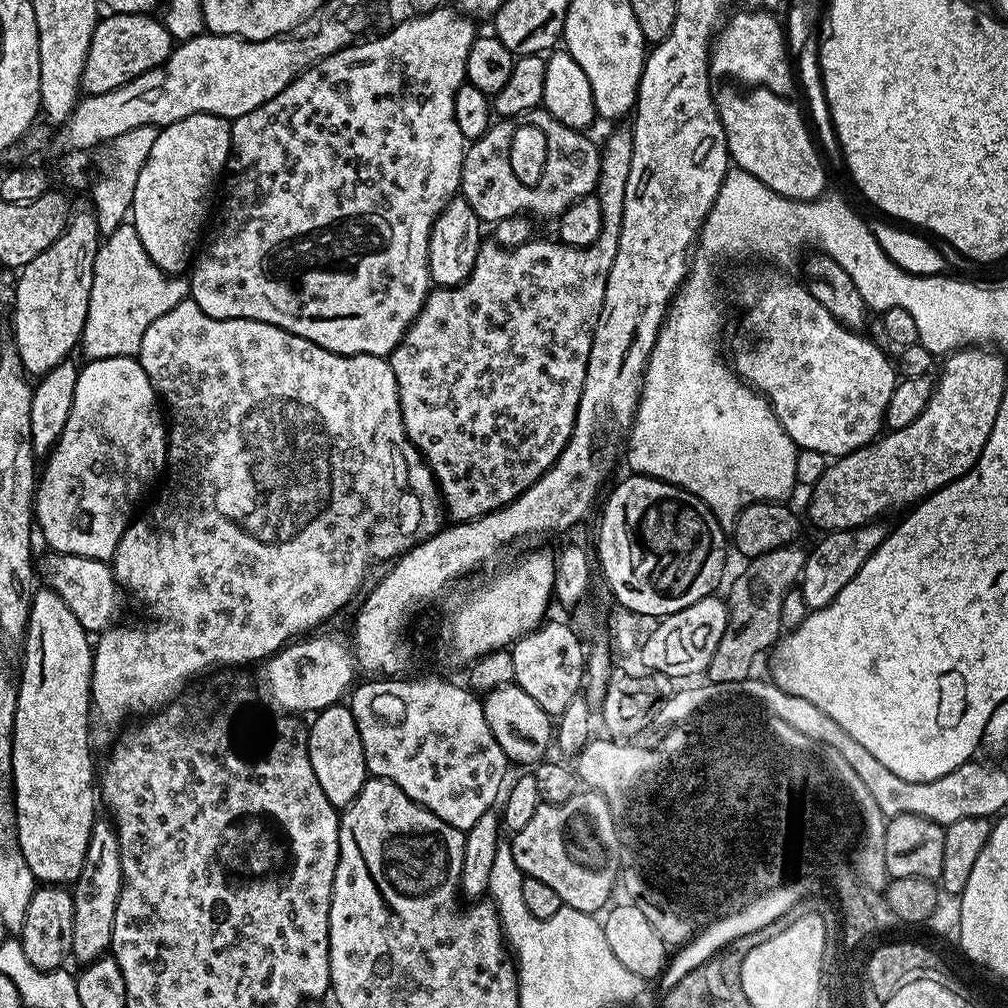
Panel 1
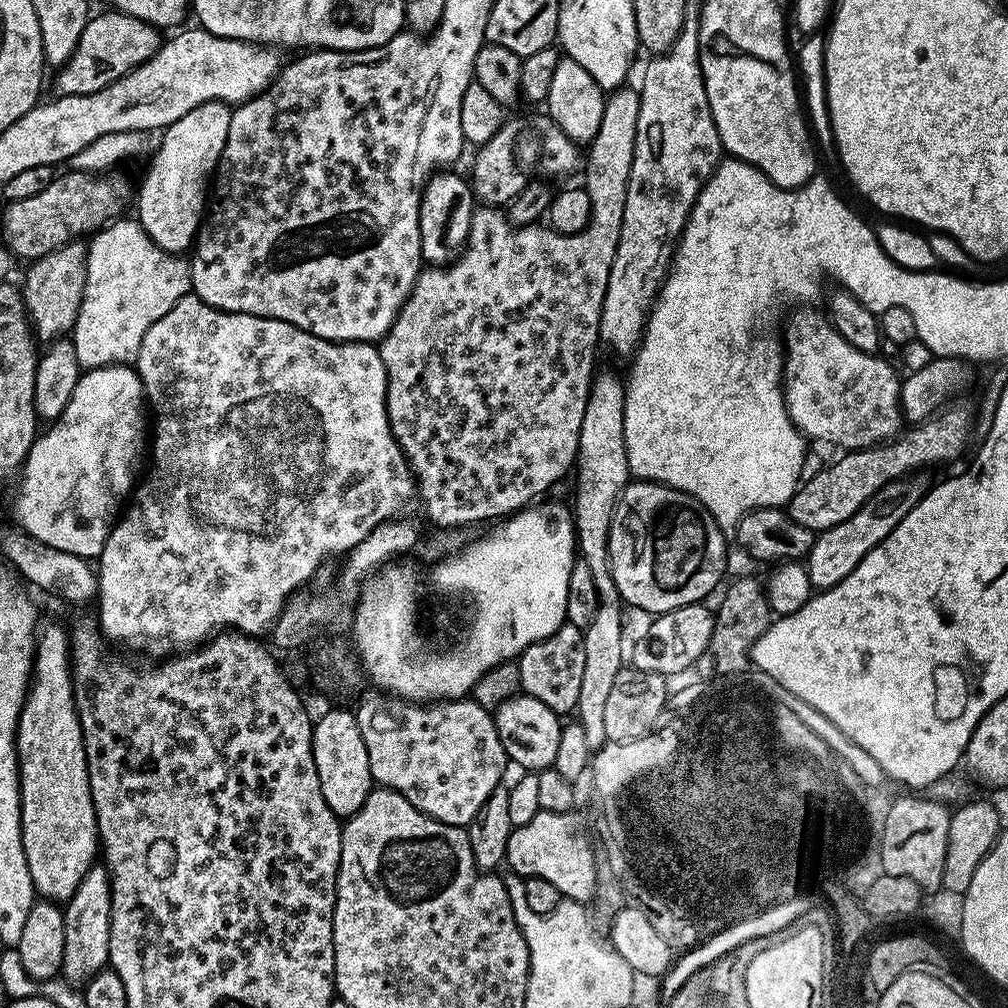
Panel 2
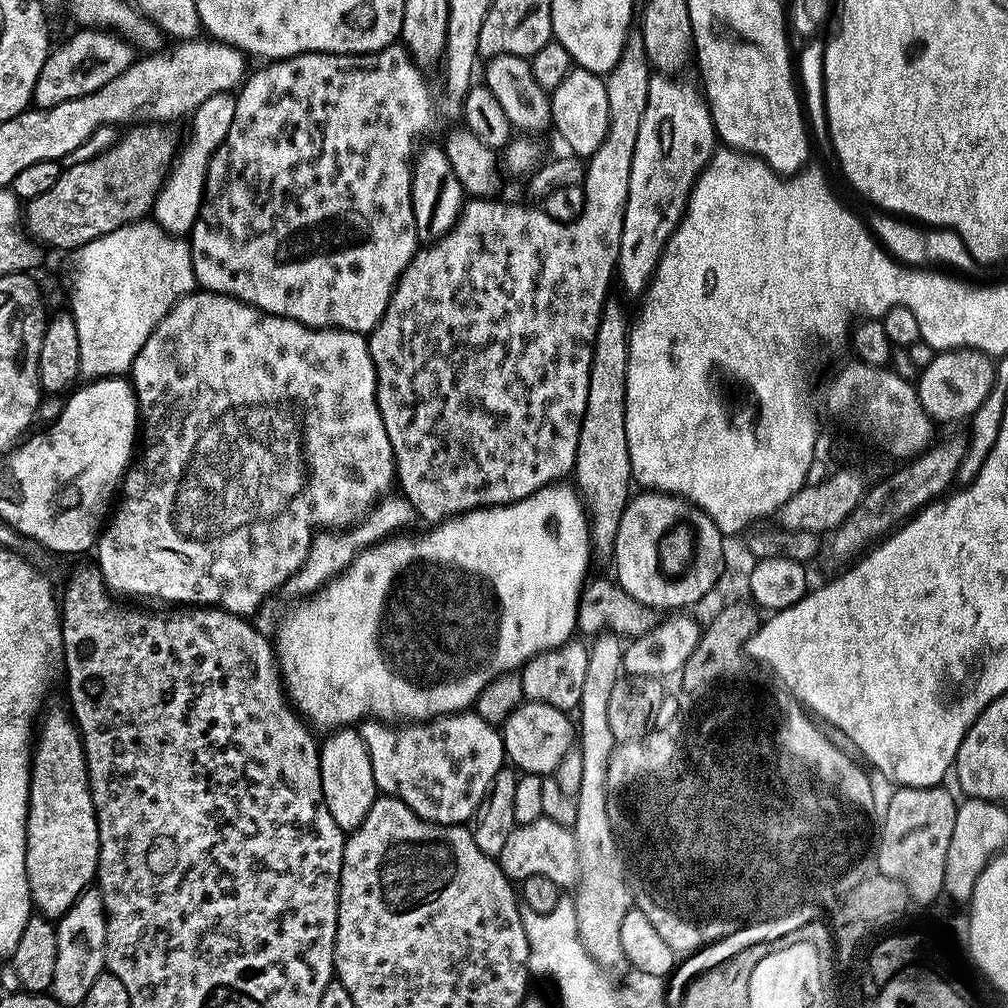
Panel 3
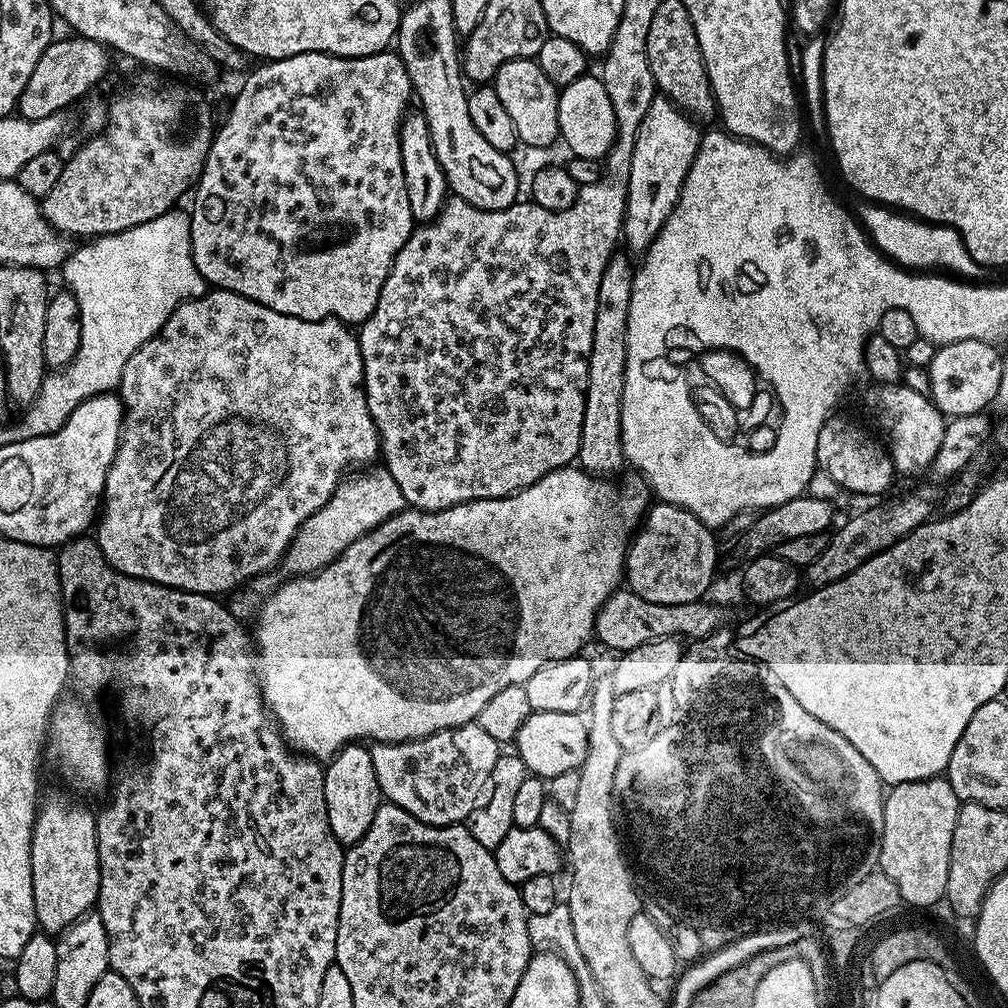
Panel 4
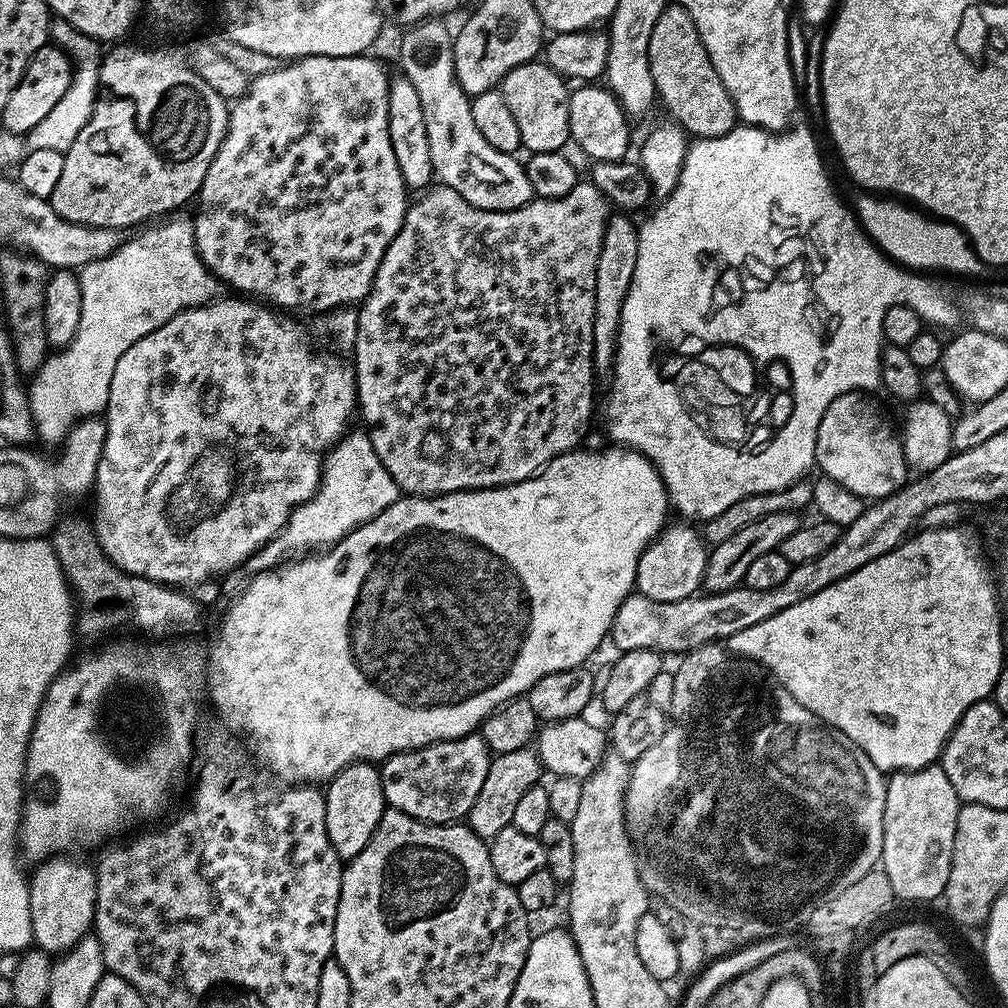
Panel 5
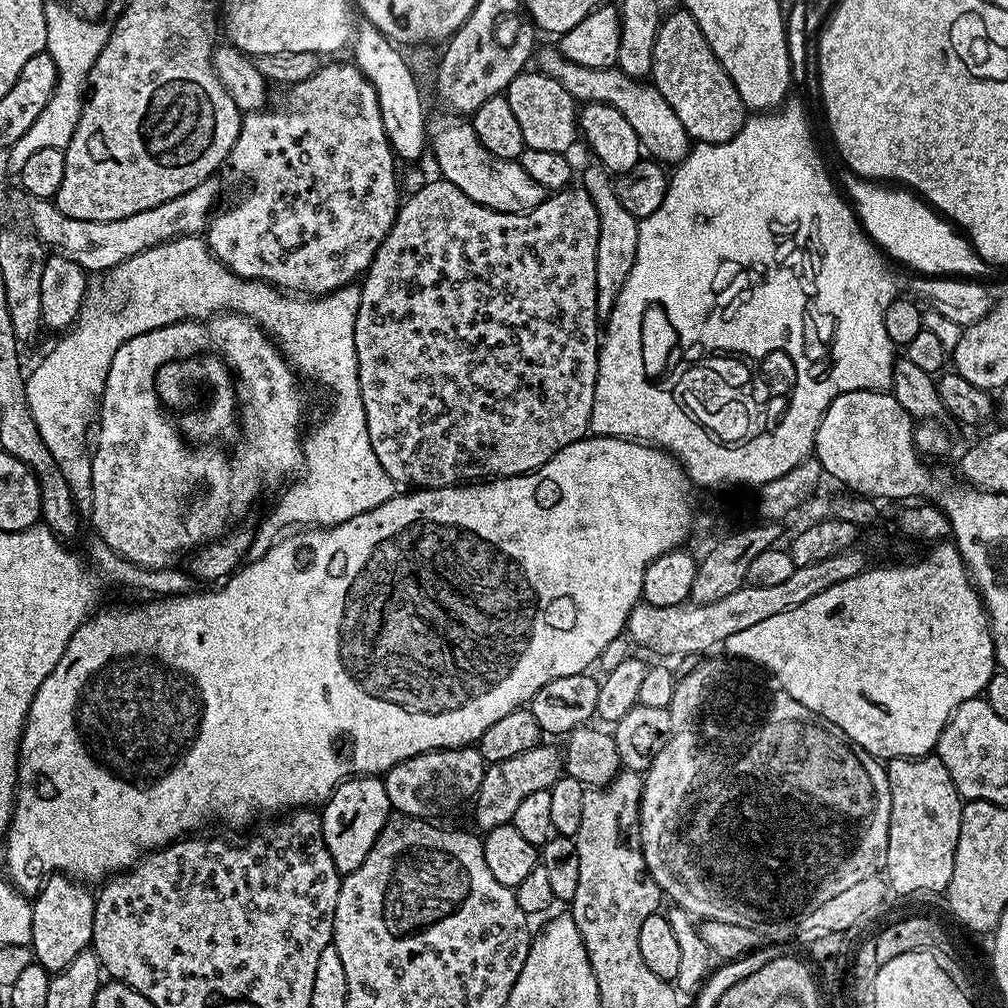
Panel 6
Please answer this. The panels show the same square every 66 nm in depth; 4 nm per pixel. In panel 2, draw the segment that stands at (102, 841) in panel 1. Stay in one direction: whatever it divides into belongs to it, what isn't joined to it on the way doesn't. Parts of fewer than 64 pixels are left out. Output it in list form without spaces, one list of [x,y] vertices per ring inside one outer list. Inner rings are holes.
[[[97,862],[93,864],[90,870],[86,870],[86,878],[82,878],[82,882],[78,882],[78,890],[74,890],[74,894],[63,905],[64,921],[66,922],[66,946],[62,949],[62,966],[60,967],[63,979],[67,980],[73,986],[83,986],[89,980],[93,980],[99,972],[105,971],[108,964],[108,951],[110,950],[110,906],[112,905],[112,887],[108,881],[108,870],[103,863]]]

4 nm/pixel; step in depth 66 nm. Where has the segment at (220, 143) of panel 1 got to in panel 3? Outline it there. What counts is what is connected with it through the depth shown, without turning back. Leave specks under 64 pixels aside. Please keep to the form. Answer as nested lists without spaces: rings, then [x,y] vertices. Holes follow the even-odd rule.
[[[219,92],[210,94],[210,98],[206,98],[206,102],[202,102],[199,108],[191,113],[192,129],[188,132],[188,141],[185,144],[183,141],[182,147],[177,151],[176,158],[164,178],[164,184],[156,194],[150,213],[156,225],[169,232],[171,236],[187,237],[200,216],[200,203],[204,201],[204,183],[210,158],[226,138],[230,122],[234,122],[235,105],[236,97],[232,92]]]

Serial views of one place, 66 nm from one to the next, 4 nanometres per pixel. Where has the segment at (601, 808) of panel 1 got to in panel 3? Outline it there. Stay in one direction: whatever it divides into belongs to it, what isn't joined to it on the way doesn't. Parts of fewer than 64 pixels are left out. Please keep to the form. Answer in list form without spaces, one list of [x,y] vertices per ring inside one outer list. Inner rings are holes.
[[[547,818],[513,827],[510,838],[506,838],[506,846],[502,846],[498,863],[513,882],[522,882],[531,876],[545,876],[555,884],[572,886],[577,883],[580,874],[578,850],[572,829],[558,826],[558,822]]]

